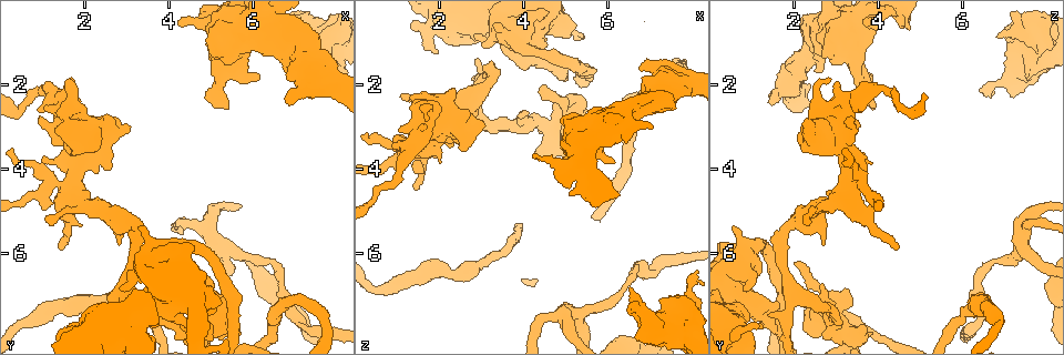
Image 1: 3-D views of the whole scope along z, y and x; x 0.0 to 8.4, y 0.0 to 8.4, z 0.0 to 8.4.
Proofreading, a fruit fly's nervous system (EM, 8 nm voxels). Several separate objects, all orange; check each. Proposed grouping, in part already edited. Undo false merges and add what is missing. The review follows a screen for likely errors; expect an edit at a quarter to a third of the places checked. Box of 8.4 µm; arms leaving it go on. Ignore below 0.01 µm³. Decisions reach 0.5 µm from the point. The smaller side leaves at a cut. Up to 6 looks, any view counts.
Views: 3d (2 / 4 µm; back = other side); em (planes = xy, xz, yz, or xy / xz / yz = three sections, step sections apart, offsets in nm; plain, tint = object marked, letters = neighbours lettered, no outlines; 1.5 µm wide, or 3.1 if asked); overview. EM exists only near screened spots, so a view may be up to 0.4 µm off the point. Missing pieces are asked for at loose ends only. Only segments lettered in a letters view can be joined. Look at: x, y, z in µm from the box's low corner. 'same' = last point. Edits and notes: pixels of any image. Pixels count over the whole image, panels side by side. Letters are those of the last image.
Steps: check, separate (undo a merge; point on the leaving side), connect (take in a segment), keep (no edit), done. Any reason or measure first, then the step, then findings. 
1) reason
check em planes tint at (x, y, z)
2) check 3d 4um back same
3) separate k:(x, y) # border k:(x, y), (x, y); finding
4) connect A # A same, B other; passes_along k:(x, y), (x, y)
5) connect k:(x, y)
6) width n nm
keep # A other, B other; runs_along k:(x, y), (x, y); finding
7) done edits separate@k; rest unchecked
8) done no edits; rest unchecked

branch stops here
check em yz step 8 letters at (4.25, 0.60, 3.60)

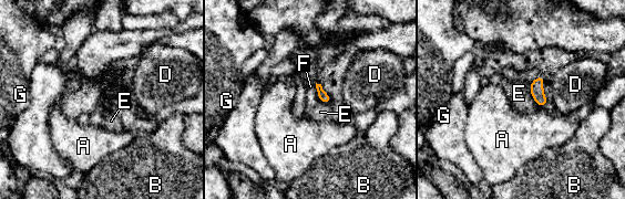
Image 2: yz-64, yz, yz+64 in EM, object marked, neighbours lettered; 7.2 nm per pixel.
another direction
check em planes letters same

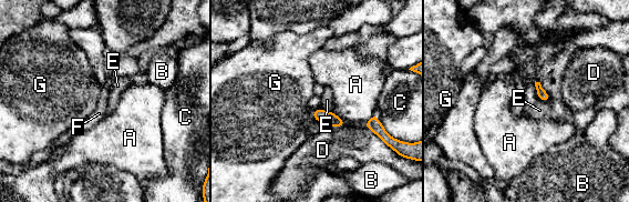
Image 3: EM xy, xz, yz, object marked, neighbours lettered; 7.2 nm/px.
keep # A other, B other, C other, D other, E other, F other, G other; border 3:(534, 81), (538, 98); no lettered segment goes on from it

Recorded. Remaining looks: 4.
branch stops here
check em planes letters at (5.35, 2.60, 3.85)

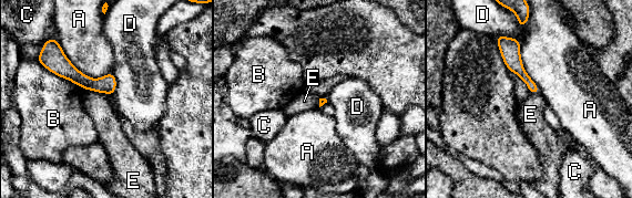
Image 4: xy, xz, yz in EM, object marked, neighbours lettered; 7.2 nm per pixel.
keep # A other, B other, C other, D other, E other; runs_along 4:(49, 66), (62, 66), (111, 92); no lettered segment goes on from it

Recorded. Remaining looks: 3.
free end
check 3d 2um at (2.95, 6.95, 0.85)

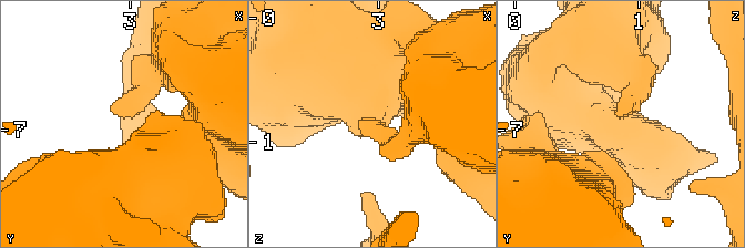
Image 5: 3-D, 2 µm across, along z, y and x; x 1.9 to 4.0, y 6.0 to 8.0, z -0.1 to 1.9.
now the EM
check em planes tint at (2.90, 6.90, 0.86)

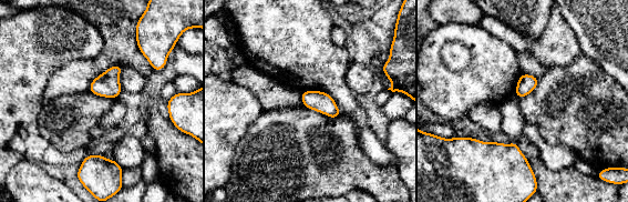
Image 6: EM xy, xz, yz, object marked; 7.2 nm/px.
check em planes letters same

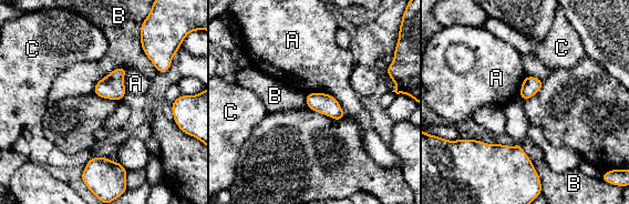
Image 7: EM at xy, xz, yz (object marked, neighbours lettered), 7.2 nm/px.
keep # A other, B other, C other; border 7:(306, 93), (331, 94), (346, 114); none of them fits

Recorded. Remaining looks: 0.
done no edits; rest unchecked

